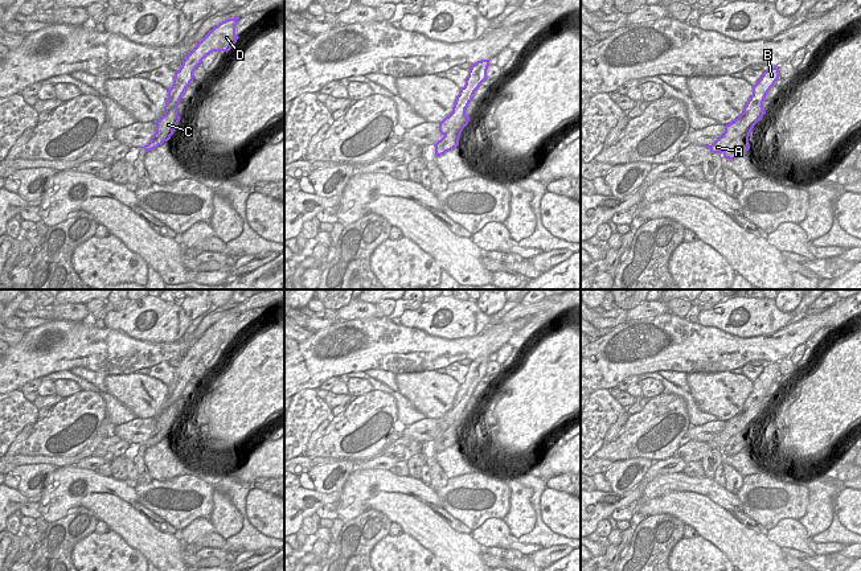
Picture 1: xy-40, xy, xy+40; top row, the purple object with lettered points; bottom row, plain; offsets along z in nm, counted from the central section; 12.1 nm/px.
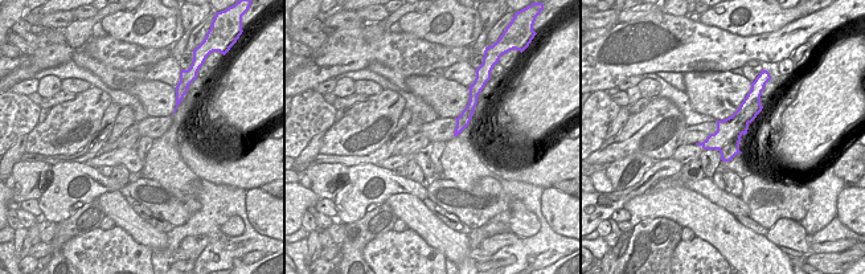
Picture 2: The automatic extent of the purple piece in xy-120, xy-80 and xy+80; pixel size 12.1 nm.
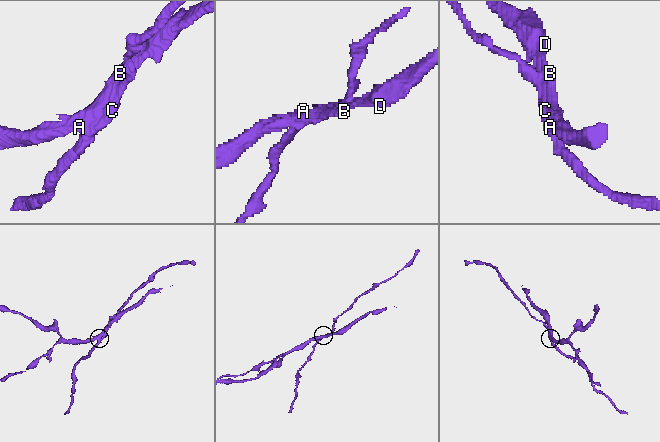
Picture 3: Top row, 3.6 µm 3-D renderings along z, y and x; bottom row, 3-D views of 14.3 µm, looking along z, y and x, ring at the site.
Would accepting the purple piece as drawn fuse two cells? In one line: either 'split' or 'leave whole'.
split

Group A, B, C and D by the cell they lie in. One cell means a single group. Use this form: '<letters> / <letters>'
A B D / C

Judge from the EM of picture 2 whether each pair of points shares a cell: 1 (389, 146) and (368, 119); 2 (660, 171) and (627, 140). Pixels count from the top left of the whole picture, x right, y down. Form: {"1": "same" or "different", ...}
{"1": "different", "2": "different"}

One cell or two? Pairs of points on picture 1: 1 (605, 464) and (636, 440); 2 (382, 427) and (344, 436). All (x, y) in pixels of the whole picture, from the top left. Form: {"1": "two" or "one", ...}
{"1": "two", "2": "one"}

